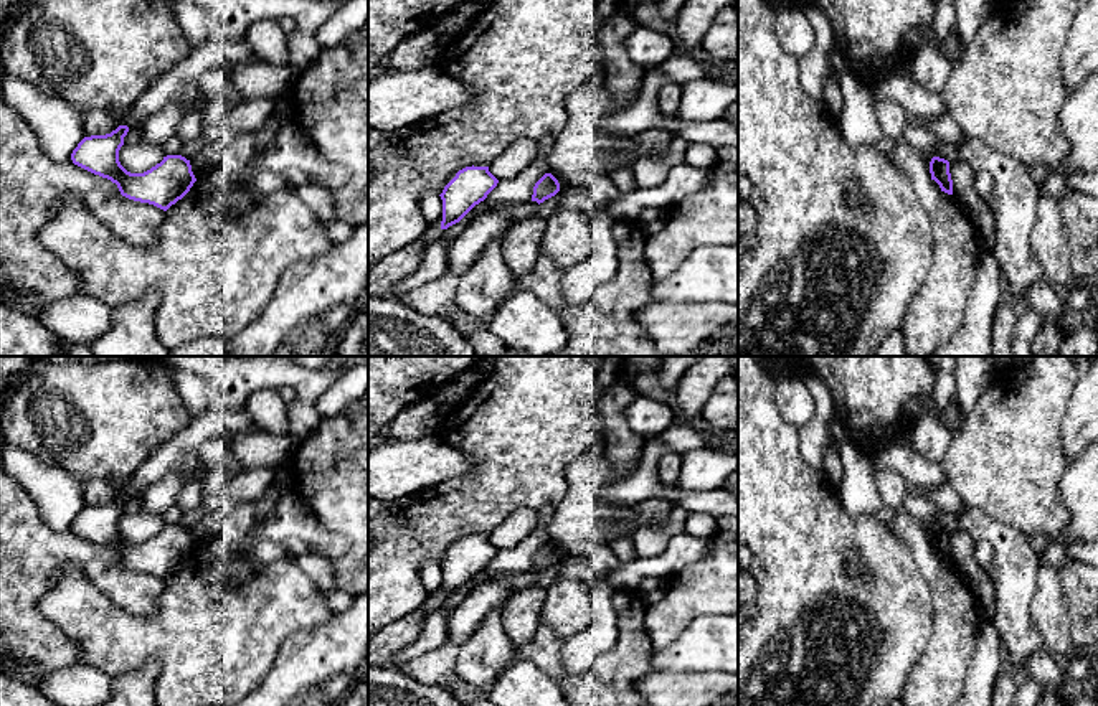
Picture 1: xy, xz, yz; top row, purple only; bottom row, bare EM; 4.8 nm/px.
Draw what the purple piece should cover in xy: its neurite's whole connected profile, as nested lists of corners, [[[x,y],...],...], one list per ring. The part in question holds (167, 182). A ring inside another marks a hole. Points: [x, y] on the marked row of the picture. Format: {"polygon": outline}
{"polygon": [[[119,125],[111,134],[84,137],[73,150],[71,160],[74,165],[116,183],[122,196],[167,211],[196,181],[190,160],[182,155],[167,155],[150,170],[130,173],[119,162],[119,150],[127,132],[127,125]]]}

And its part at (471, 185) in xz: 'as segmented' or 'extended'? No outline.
as segmented

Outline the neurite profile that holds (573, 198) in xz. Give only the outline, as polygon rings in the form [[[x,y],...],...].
[[[591,175],[575,186],[566,186],[558,200],[558,209],[584,211],[616,201],[622,193],[608,175]]]

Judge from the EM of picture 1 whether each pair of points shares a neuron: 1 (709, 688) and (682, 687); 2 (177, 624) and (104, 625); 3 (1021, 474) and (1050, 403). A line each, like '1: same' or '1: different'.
1: same
2: same
3: same

